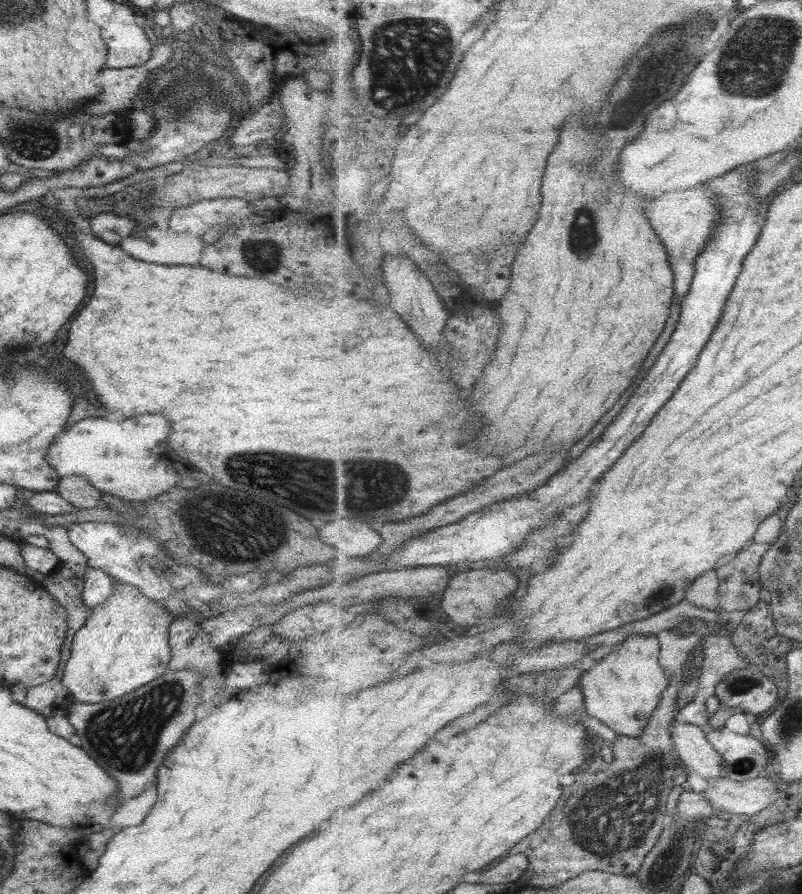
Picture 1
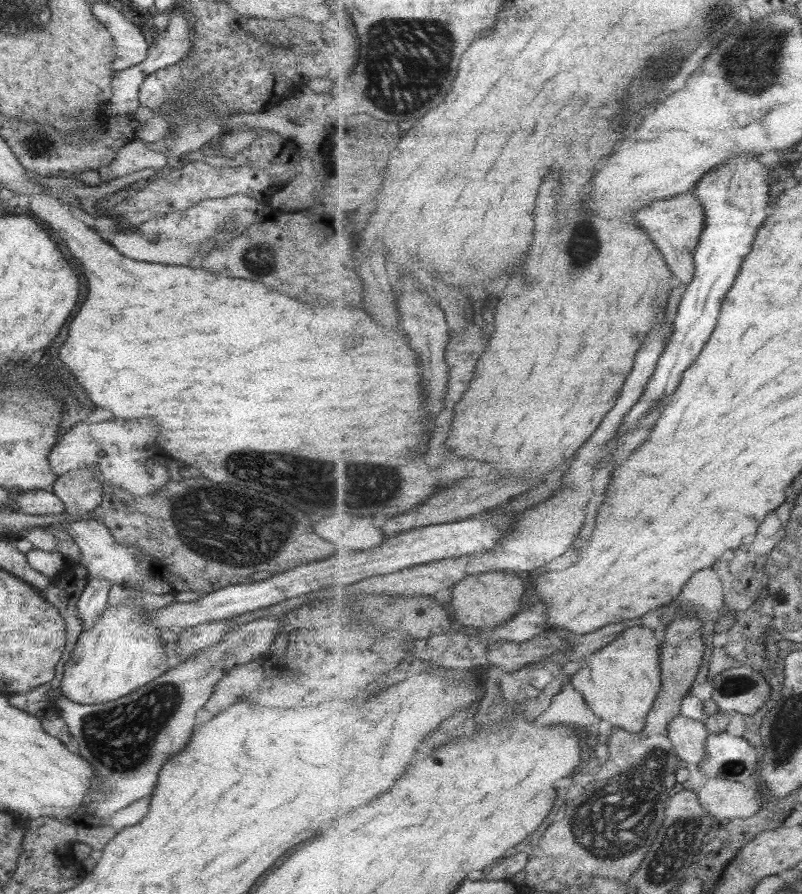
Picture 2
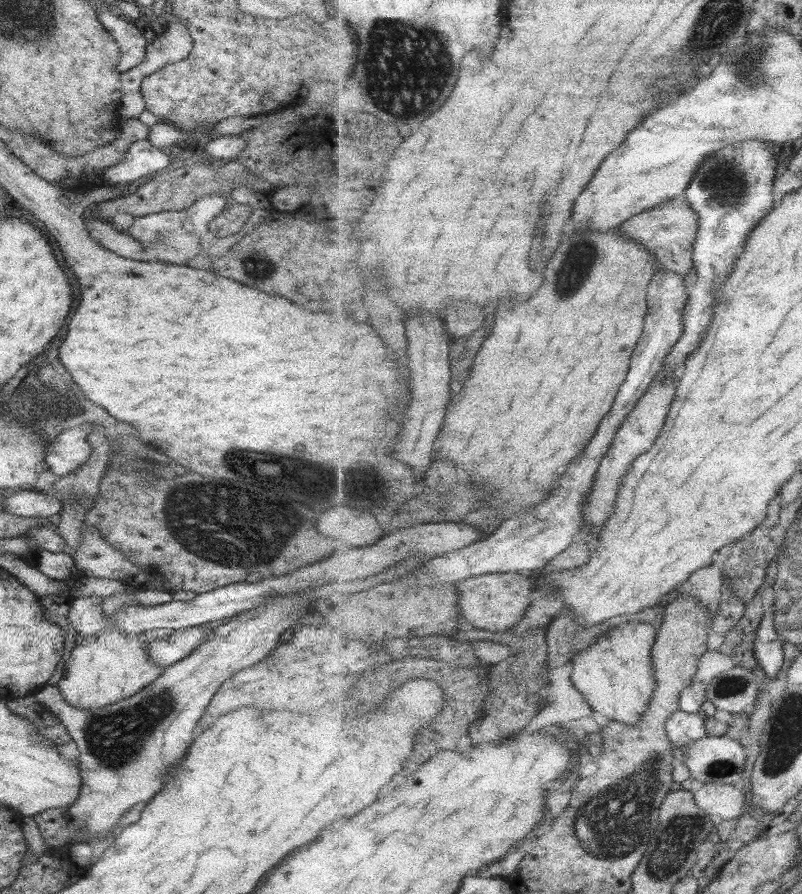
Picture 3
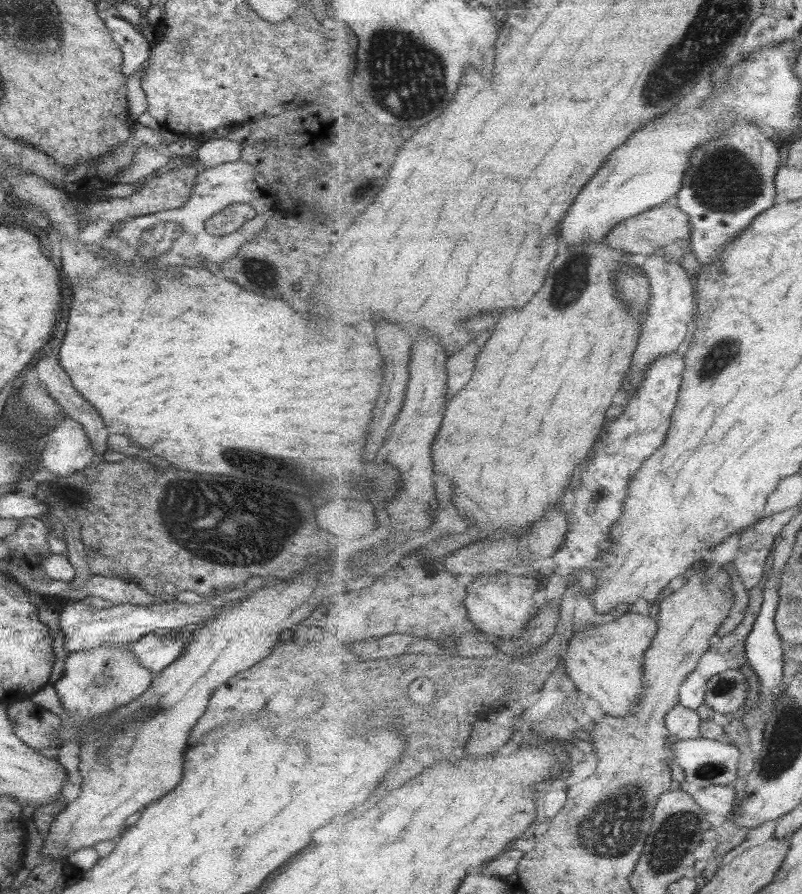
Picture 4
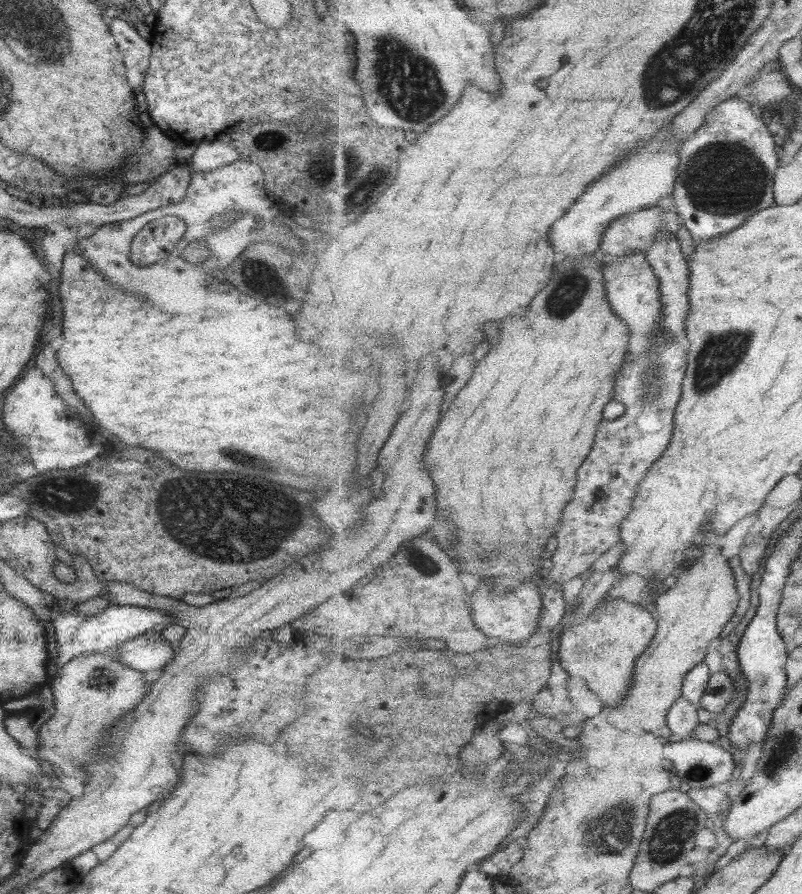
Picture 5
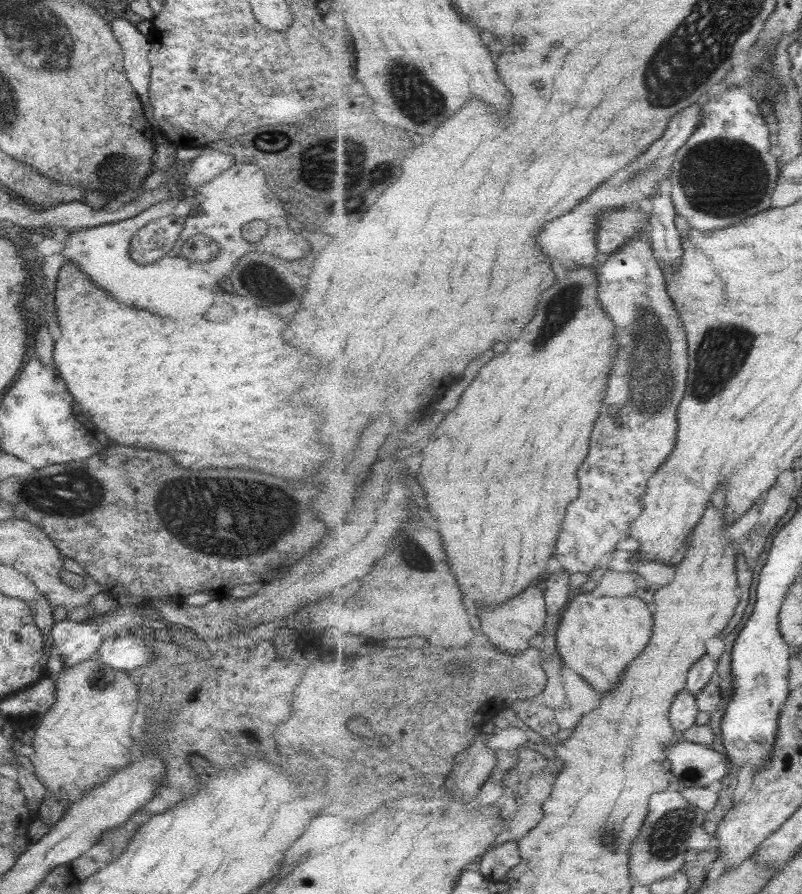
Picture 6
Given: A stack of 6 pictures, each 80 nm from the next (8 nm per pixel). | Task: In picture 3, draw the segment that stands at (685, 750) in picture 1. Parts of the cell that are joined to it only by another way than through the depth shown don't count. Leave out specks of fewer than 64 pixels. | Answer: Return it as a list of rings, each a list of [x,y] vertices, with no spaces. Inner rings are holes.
[[[679,710],[669,718],[666,724],[669,739],[675,744],[675,749],[680,753],[680,748],[708,737],[705,720],[699,714],[689,714]]]

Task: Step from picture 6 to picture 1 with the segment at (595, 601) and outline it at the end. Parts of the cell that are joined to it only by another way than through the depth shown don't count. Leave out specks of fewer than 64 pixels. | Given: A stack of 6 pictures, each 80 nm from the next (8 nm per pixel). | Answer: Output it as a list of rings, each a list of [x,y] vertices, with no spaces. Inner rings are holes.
[[[633,633],[606,656],[593,662],[578,682],[577,690],[584,696],[584,707],[589,716],[601,720],[618,735],[643,736],[670,686],[669,674],[660,663],[658,635]]]

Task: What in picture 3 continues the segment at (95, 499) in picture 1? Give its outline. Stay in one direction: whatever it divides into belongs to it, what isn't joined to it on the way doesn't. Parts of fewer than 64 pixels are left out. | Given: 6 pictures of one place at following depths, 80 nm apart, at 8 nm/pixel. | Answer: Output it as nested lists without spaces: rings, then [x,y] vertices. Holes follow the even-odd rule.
[[[93,424],[89,428],[86,441],[91,447],[91,454],[88,459],[80,467],[73,470],[69,474],[60,477],[54,482],[53,490],[56,492],[55,496],[61,500],[62,510],[60,511],[60,521],[57,527],[57,534],[64,538],[68,553],[73,555],[74,551],[80,543],[78,534],[78,527],[83,523],[86,508],[92,503],[95,494],[97,494],[98,484],[100,478],[107,468],[109,468],[109,460],[111,458],[111,446],[105,440],[105,430],[101,424]]]

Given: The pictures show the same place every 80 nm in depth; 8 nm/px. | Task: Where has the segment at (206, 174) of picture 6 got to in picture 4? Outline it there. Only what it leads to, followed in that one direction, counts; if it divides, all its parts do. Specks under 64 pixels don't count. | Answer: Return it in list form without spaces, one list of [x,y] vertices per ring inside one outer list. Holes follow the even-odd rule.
[[[223,138],[209,139],[197,146],[193,157],[199,162],[200,169],[211,168],[240,158],[239,146],[236,142]]]

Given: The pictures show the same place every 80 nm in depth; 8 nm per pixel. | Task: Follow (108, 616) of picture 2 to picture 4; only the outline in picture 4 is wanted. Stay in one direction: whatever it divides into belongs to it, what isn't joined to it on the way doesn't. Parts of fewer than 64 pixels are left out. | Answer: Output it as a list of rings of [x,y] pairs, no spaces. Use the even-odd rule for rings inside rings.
[[[128,643],[71,652],[65,657],[62,672],[61,678],[52,685],[57,693],[59,705],[65,711],[65,718],[54,732],[61,745],[78,744],[76,730],[81,725],[93,720],[93,717],[101,717],[105,713],[111,713],[111,710],[135,701],[135,698],[145,692],[154,678],[134,659],[128,649]]]

